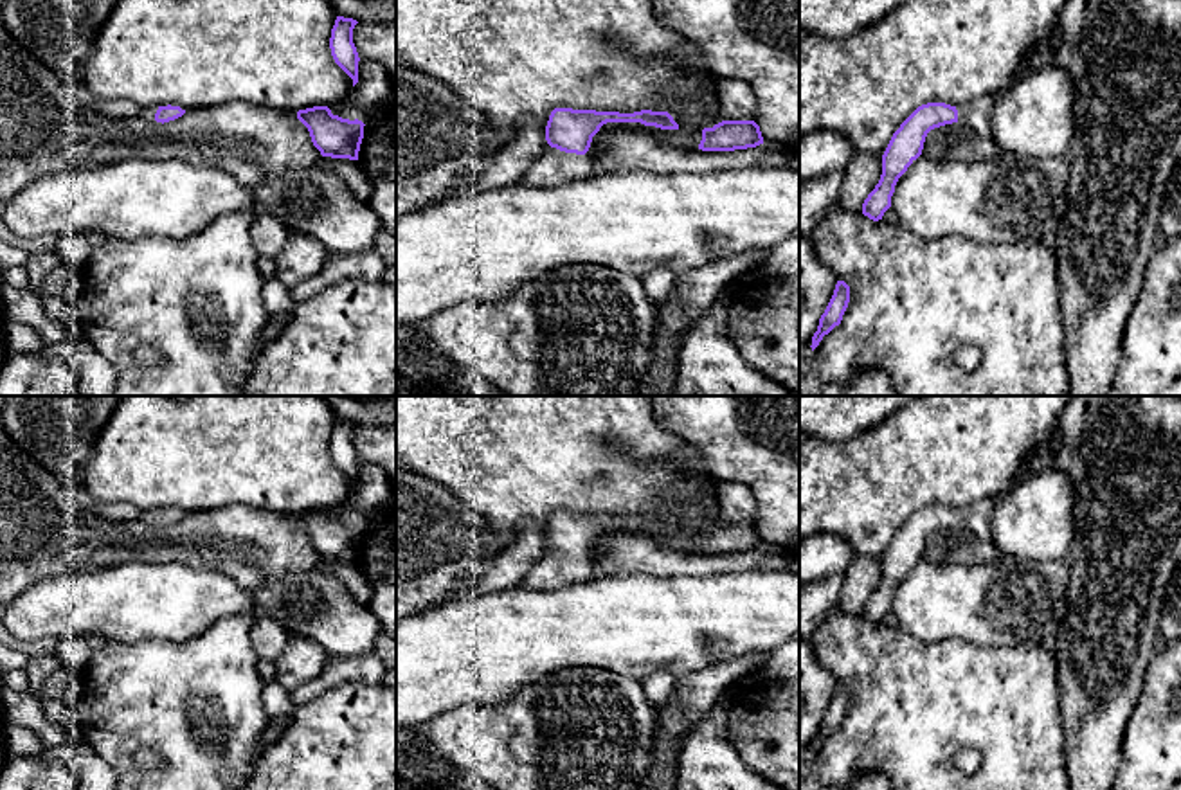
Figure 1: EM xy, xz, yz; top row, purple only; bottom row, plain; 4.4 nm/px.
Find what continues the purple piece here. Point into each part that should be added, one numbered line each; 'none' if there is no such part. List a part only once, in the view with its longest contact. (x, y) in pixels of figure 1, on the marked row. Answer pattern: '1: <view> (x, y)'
1: xz (553, 168)

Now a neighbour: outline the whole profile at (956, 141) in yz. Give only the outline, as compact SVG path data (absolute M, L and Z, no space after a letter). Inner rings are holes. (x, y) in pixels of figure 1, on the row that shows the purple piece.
M960 121L931 130L922 149L922 155L936 160L992 160L996 153L994 139L979 137Z

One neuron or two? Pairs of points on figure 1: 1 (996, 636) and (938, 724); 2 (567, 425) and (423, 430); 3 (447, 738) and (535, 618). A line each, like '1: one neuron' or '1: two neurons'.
1: two neurons
2: one neuron
3: two neurons

